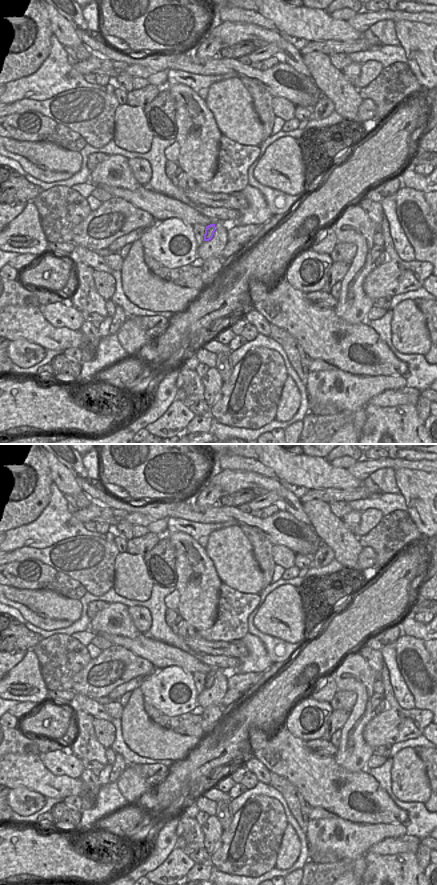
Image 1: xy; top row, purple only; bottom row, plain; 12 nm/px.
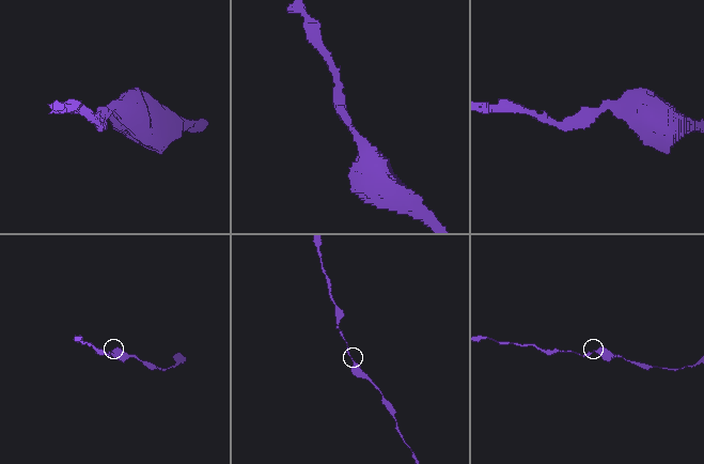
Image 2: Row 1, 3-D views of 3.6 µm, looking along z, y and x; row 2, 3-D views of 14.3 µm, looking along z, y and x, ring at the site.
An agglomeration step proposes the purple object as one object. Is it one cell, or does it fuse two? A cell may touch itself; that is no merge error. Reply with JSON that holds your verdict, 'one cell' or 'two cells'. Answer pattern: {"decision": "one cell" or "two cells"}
{"decision": "one cell"}

